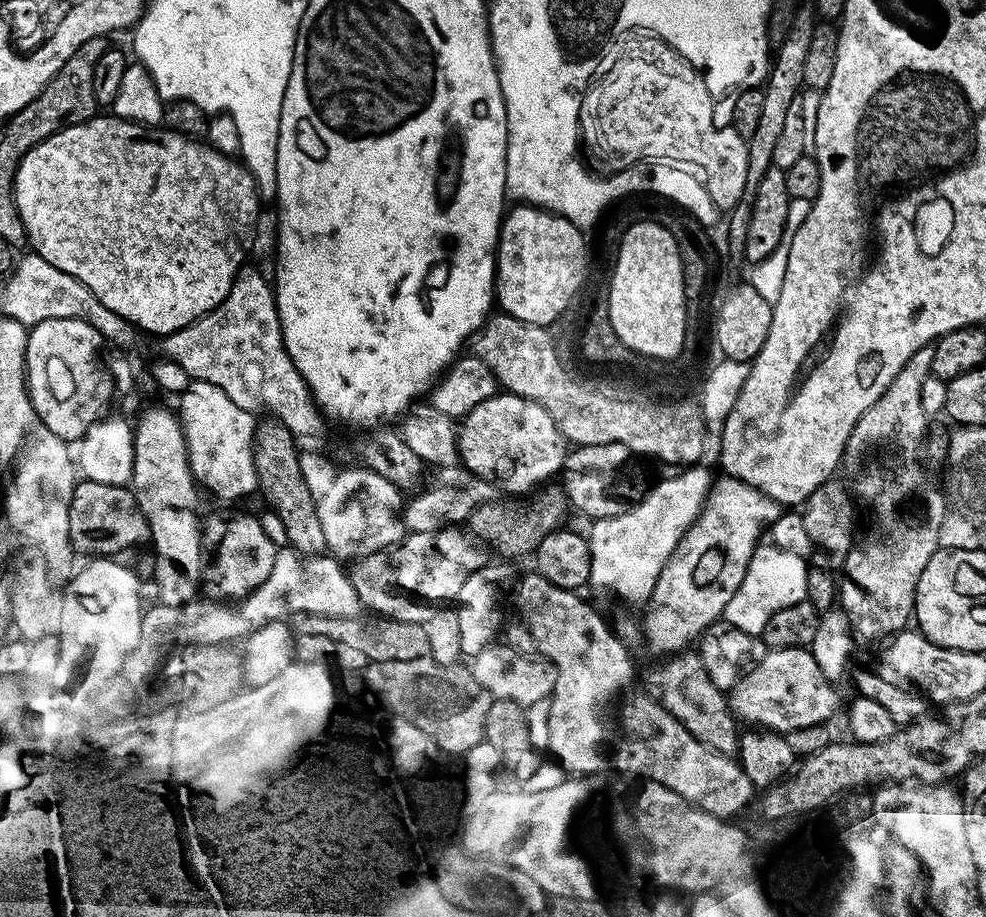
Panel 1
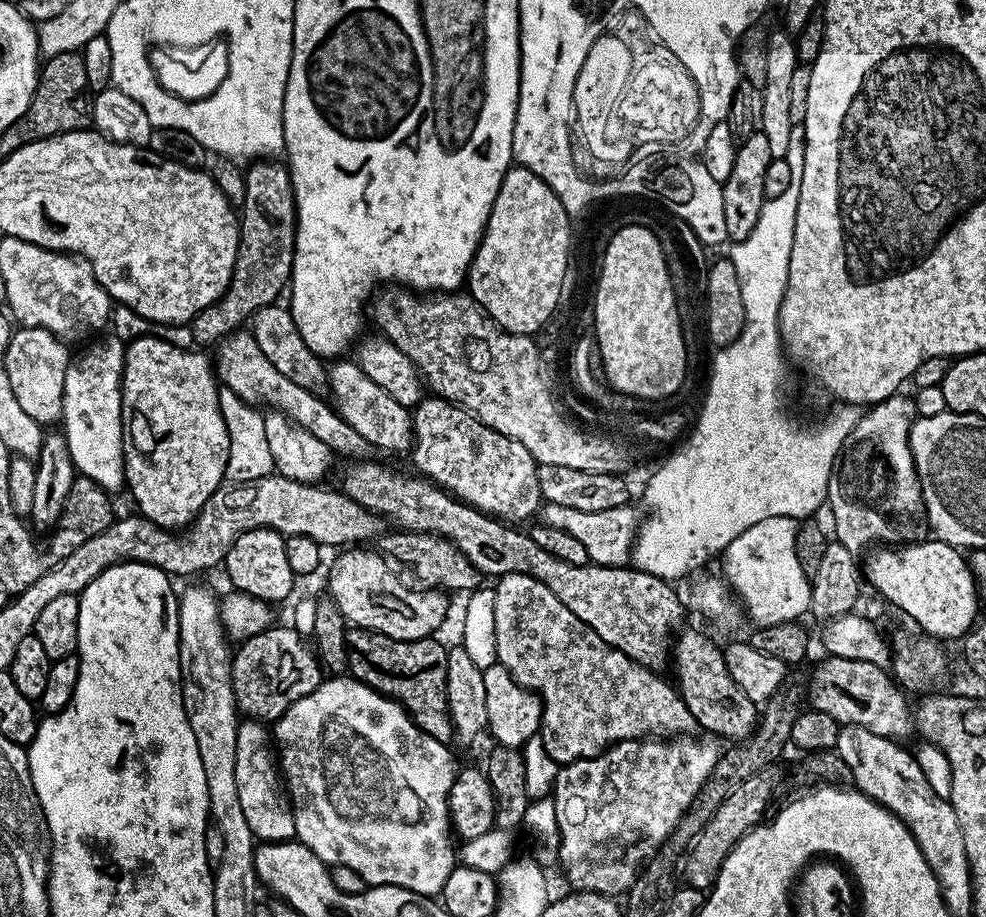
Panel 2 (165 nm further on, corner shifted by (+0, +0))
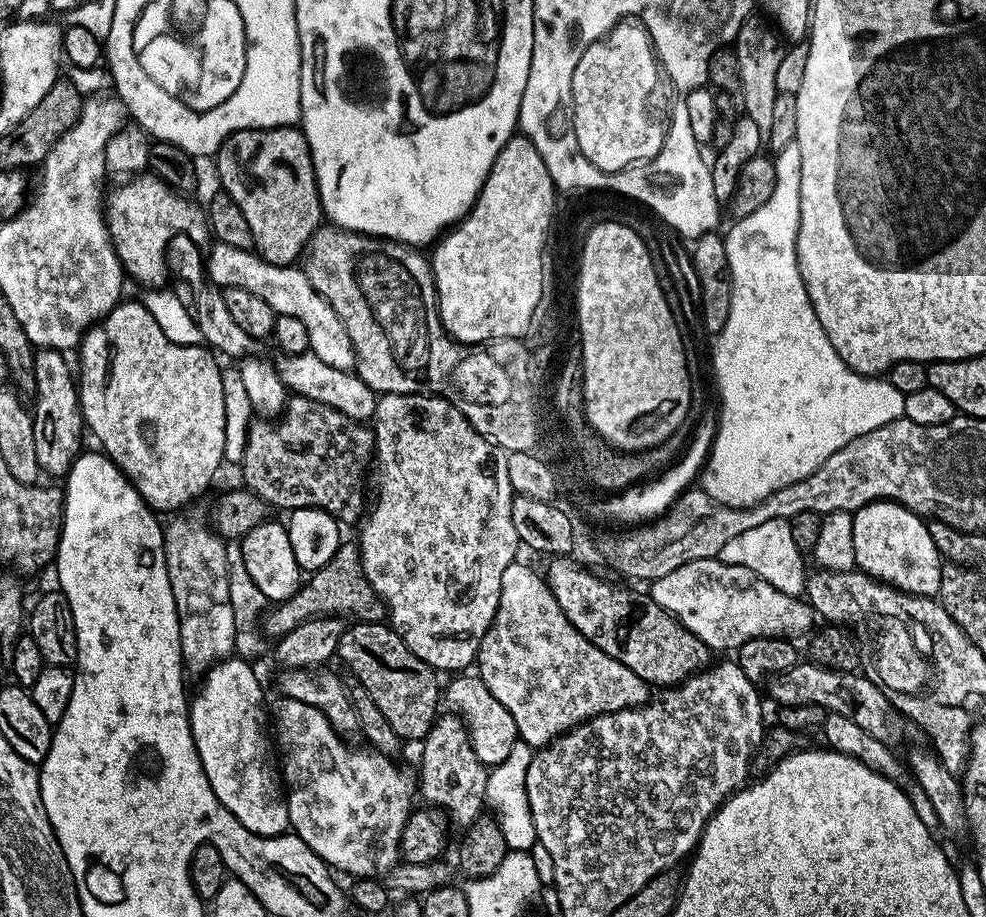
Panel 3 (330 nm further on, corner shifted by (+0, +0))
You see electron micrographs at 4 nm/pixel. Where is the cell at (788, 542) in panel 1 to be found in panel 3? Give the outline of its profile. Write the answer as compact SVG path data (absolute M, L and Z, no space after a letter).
M771 520L762 522L762 526L753 526L738 538L726 542L722 546L719 560L734 566L746 566L758 577L765 579L770 586L781 591L782 594L803 597L806 592L806 567L804 568L805 557L798 546L794 544L791 526L787 520Z

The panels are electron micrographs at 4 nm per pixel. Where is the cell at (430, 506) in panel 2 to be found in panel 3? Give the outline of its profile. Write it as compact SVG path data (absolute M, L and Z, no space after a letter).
M293 395L275 422L256 418L248 427L243 487L273 509L321 508L341 525L355 525L366 512L364 475L368 468L370 472L375 451L376 434L367 423Z

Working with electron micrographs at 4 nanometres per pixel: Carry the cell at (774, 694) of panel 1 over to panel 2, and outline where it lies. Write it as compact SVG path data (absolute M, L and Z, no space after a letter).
M829 655L816 668L816 681L811 681L806 700L811 707L830 714L840 725L862 726L887 740L903 741L903 736L913 735L915 717L913 709L908 708L909 697L902 691L899 683L888 676L883 667L873 662L855 661Z

